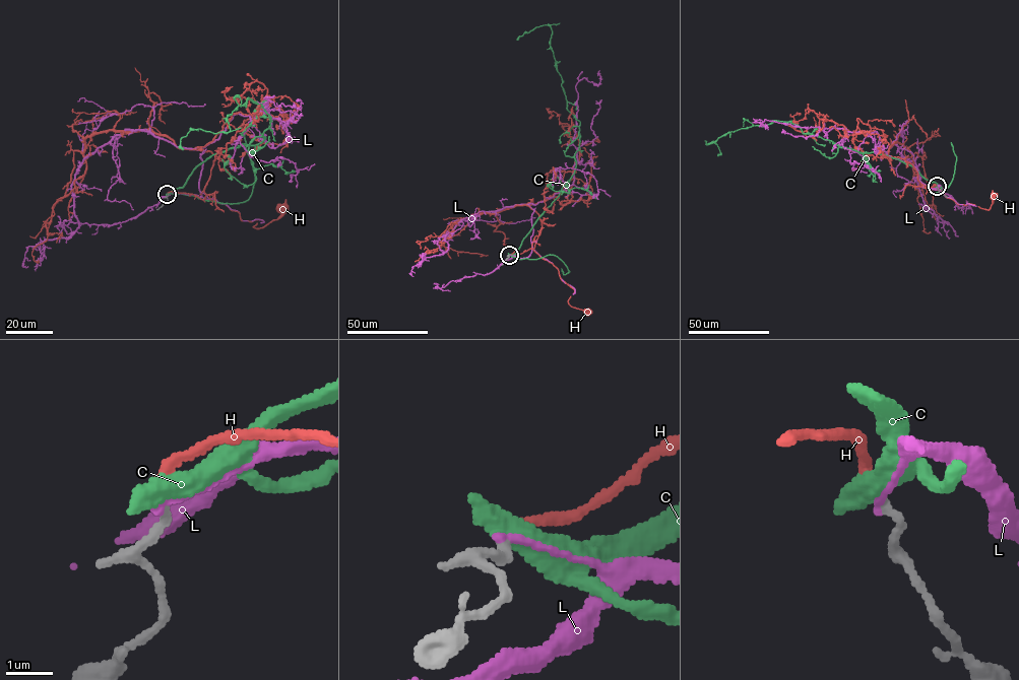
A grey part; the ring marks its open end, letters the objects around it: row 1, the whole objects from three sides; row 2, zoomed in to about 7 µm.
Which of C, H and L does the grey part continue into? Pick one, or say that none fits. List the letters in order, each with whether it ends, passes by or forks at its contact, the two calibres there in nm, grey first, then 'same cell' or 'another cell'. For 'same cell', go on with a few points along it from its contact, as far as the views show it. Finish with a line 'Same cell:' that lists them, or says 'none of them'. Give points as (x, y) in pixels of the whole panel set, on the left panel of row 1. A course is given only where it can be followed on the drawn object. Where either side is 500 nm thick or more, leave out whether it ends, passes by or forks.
C: it passes by; 200 nm thick on the grey side, 440 nm on the other; another cell
H: it ends there; 180 nm thick on the grey side, 200 nm on the other; same cell; it runs (167, 194), (202, 199), (202, 191), (242, 220), (262, 219), (255, 228), (283, 208)
L: it ends there; 200 nm thick on the grey side, 140 nm on the other; another cell
Same cell: H

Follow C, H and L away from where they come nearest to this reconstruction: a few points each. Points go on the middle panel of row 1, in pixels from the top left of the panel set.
C: (509, 255), (516, 253), (574, 174), (580, 122), (567, 109), (550, 45), (551, 27), (520, 36)
H: (509, 255), (533, 249), (534, 240), (531, 248), (553, 265), (560, 278), (574, 289), (568, 302), (588, 312)
L: (509, 255), (526, 258), (531, 251), (528, 204), (574, 180), (575, 85), (584, 77), (598, 84), (599, 70)

